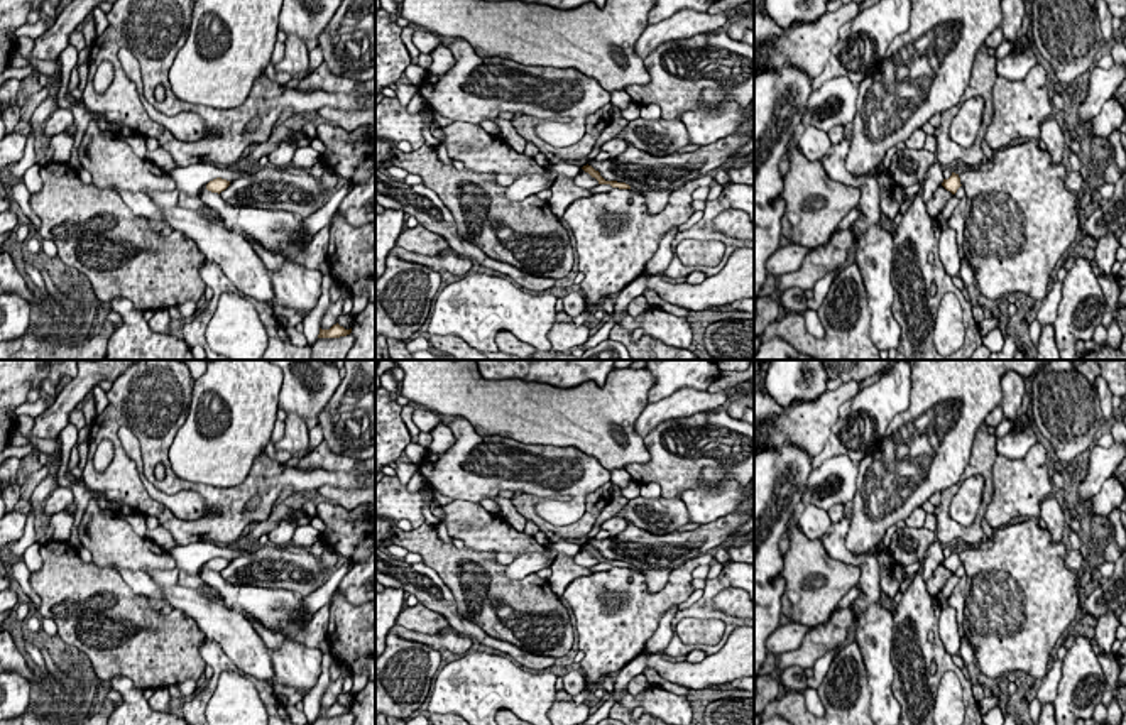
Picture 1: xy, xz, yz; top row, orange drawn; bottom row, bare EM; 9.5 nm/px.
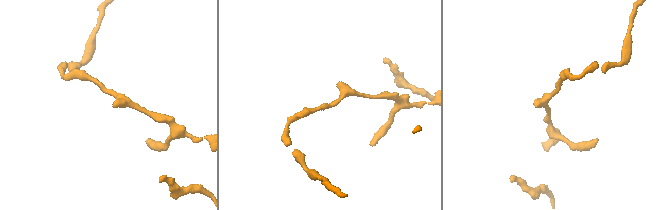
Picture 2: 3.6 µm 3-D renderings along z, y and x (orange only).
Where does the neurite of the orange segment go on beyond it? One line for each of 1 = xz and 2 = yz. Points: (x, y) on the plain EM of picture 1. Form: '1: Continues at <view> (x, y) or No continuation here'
1: No continuation here
2: No continuation here

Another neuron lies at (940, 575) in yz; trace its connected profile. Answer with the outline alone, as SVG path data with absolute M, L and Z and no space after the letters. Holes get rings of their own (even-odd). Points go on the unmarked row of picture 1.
M938 564L933 571L933 575L928 578L926 581L926 590L930 595L937 597L945 581L952 576L954 573L950 570L947 570L943 564Z

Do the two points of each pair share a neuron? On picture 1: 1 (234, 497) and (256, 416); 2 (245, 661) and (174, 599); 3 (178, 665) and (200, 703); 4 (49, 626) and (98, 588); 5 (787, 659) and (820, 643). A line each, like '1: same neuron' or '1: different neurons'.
1: different neurons
2: same neuron
3: different neurons
4: different neurons
5: same neuron

